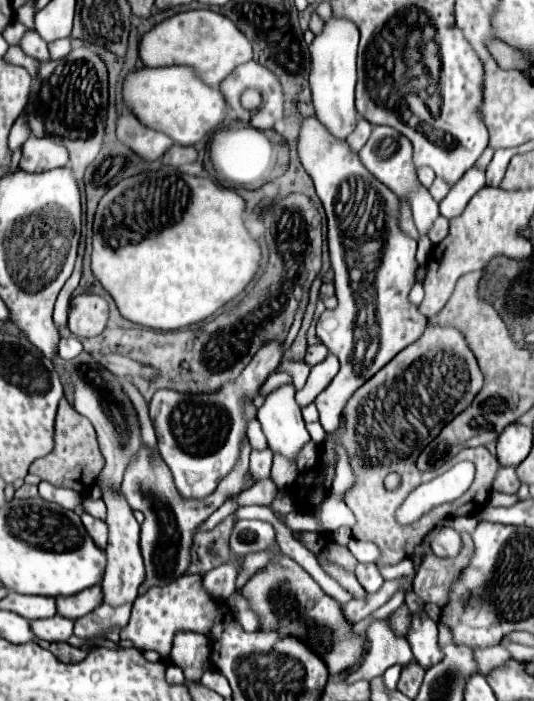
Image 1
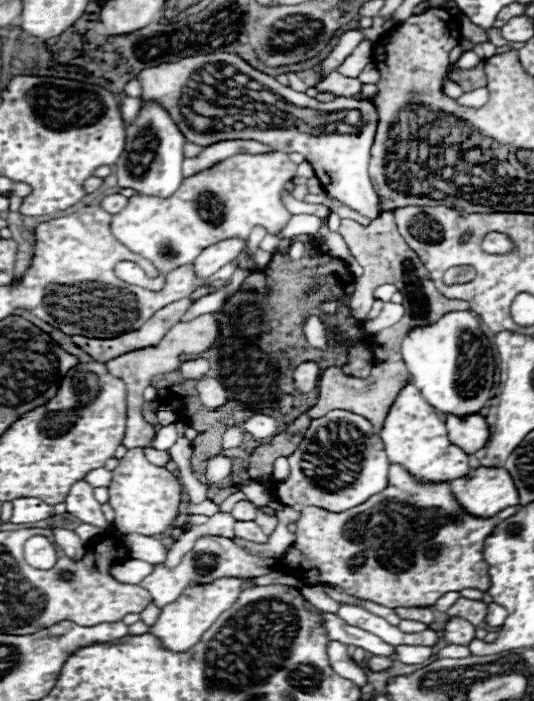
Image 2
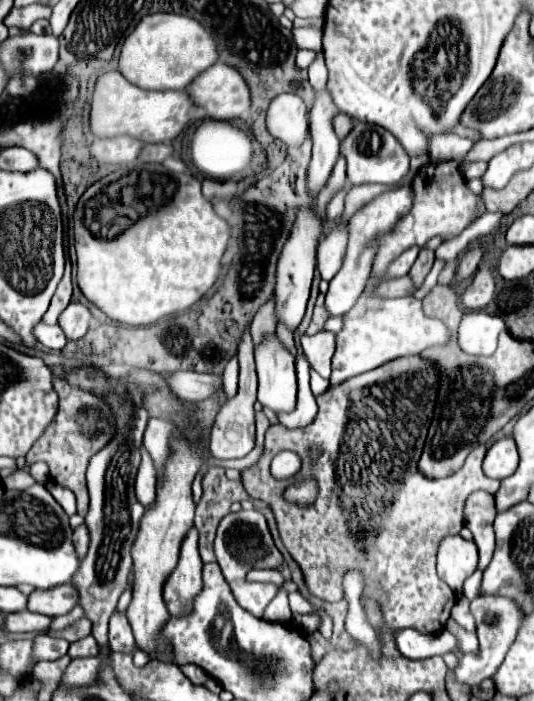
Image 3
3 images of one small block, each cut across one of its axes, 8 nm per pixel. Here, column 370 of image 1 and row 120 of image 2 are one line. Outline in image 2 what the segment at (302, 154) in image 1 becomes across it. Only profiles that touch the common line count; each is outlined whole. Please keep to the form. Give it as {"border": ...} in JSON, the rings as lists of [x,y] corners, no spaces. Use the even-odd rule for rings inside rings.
{"border":[[[230,52],[186,56],[178,62],[164,62],[140,72],[138,80],[142,84],[142,100],[160,100],[168,108],[172,120],[176,120],[180,132],[184,132],[188,142],[208,146],[218,140],[258,140],[278,152],[298,152],[310,162],[318,182],[332,198],[344,202],[346,206],[350,206],[352,210],[360,212],[370,220],[374,220],[380,214],[380,200],[368,178],[370,146],[374,142],[378,124],[378,114],[370,102],[358,102],[350,98],[318,102],[306,96],[304,92],[294,92],[292,88],[282,86],[280,82],[276,82],[276,78],[252,68],[244,58]],[[252,80],[258,82],[262,90],[250,90],[248,84]],[[350,110],[356,110],[360,114],[360,120],[354,128],[346,124],[346,114]]]}

